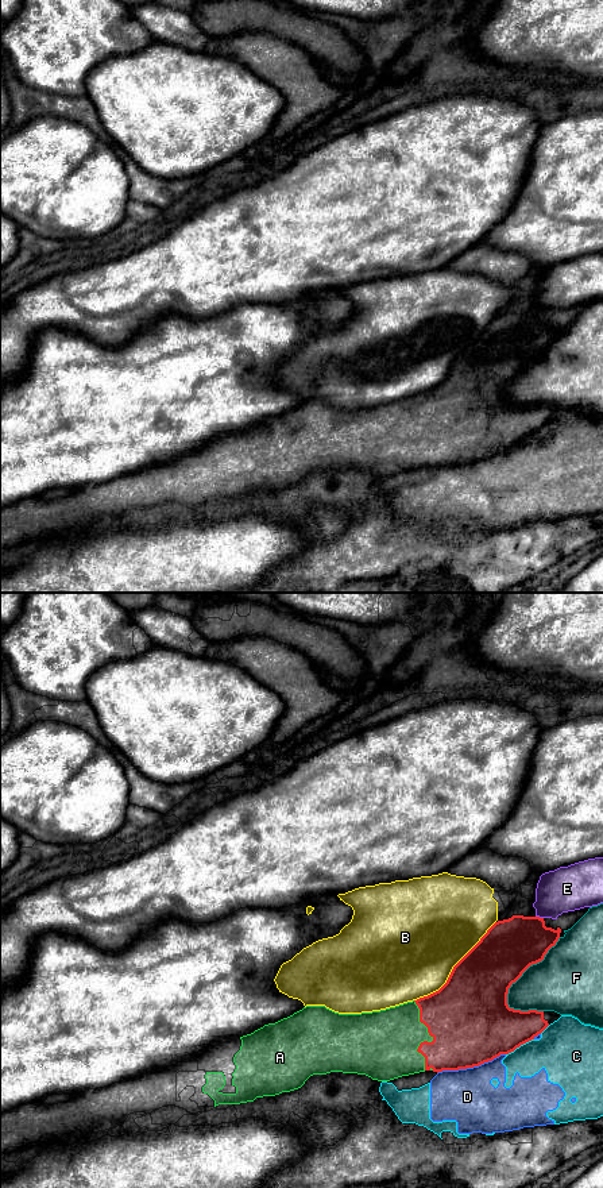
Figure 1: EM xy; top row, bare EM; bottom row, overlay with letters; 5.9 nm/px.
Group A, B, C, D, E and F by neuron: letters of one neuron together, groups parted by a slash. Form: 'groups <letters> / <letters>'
groups A / B / C D / E / F

